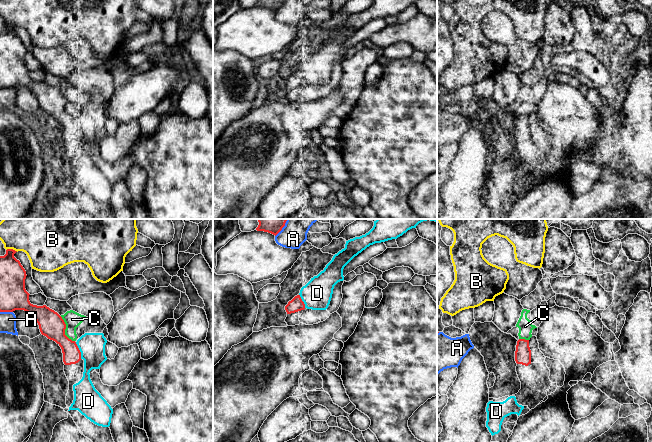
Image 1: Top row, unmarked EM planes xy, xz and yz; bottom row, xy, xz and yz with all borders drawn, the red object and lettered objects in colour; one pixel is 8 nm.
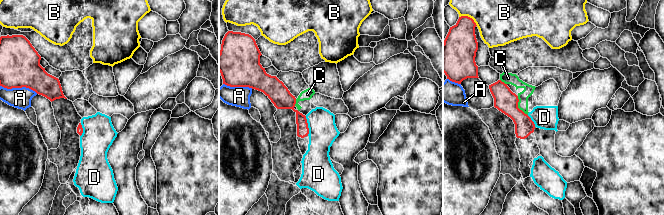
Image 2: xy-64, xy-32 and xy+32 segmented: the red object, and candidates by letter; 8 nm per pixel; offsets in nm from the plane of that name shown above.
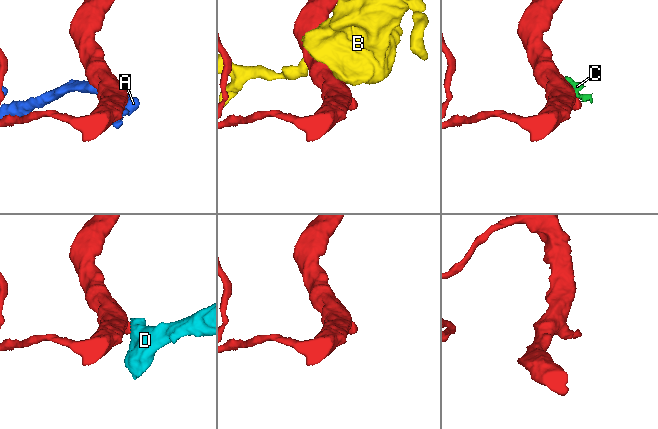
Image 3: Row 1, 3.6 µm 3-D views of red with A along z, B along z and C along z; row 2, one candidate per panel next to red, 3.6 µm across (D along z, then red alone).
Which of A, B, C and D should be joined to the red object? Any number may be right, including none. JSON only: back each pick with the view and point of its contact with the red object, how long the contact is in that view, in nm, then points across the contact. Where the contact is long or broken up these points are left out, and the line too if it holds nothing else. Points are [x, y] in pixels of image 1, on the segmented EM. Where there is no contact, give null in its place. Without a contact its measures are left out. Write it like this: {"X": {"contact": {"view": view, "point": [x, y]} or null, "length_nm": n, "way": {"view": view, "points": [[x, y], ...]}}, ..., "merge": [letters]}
{"merge": []}

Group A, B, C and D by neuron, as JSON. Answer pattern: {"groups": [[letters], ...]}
{"groups": [["A"], ["B"], ["C", "D"]]}

